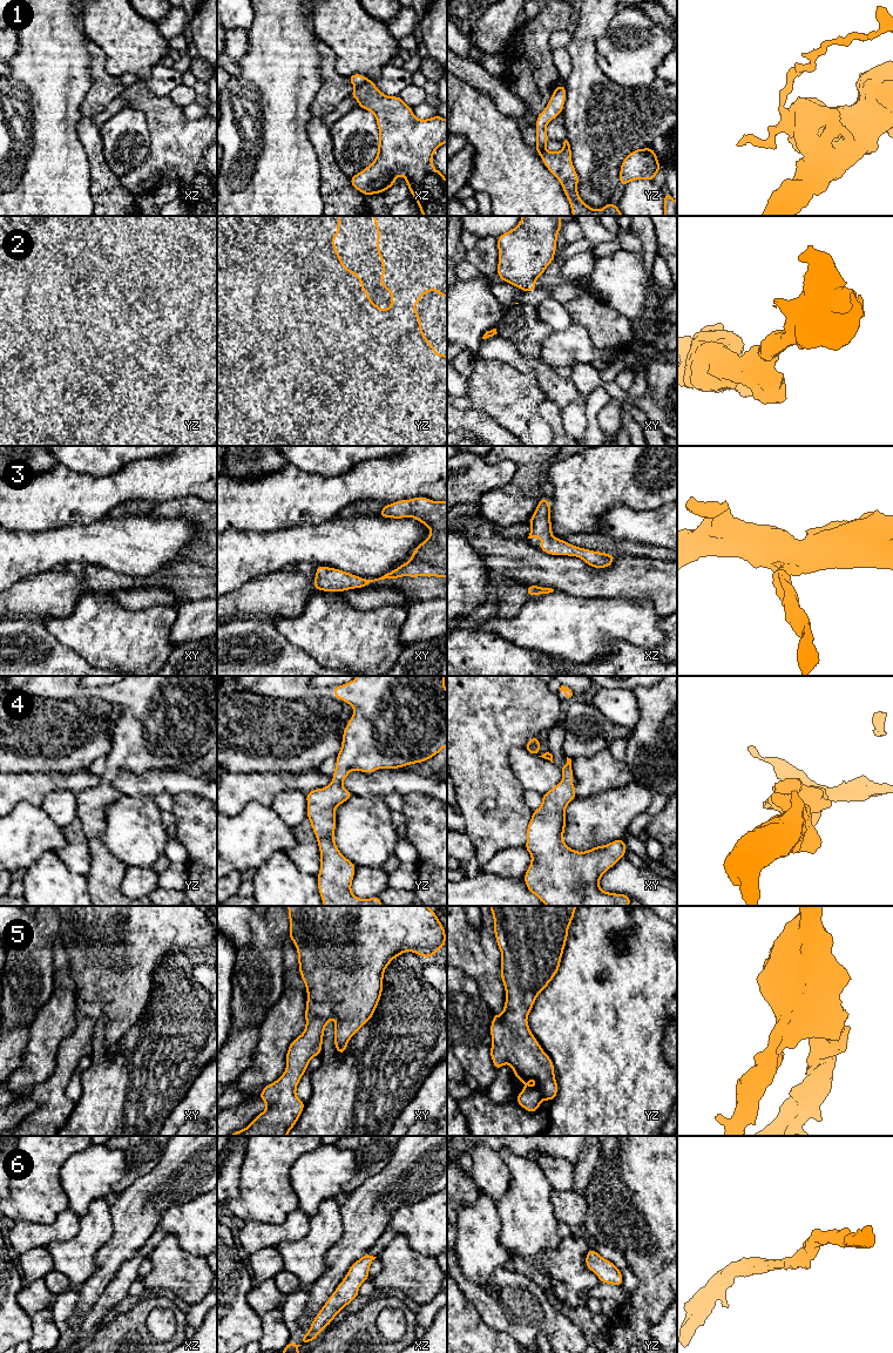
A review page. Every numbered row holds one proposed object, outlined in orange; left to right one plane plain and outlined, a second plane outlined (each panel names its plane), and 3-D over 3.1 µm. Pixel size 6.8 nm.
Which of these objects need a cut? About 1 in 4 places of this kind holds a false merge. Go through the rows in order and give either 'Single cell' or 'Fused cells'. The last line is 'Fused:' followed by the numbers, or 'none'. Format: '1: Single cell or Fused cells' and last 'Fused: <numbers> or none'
1: Fused cells
2: Single cell
3: Single cell
4: Single cell
5: Single cell
6: Single cell
Fused: 1

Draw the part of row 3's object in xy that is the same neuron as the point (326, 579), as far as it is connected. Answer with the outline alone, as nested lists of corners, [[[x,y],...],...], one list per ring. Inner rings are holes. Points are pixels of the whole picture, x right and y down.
[[[424,496],[385,505],[381,517],[414,517],[431,529],[431,535],[414,550],[408,562],[374,580],[365,580],[336,568],[318,566],[314,589],[341,593],[365,588],[370,582],[401,576],[447,577],[447,501],[433,501]]]

